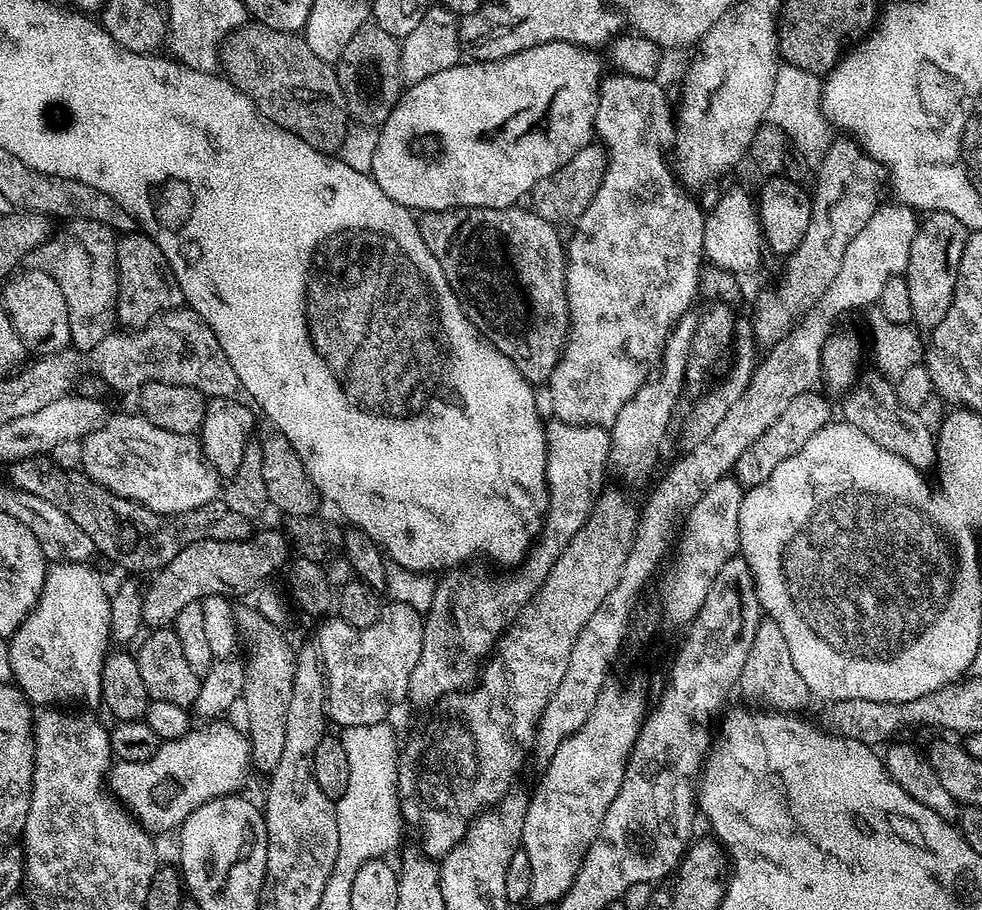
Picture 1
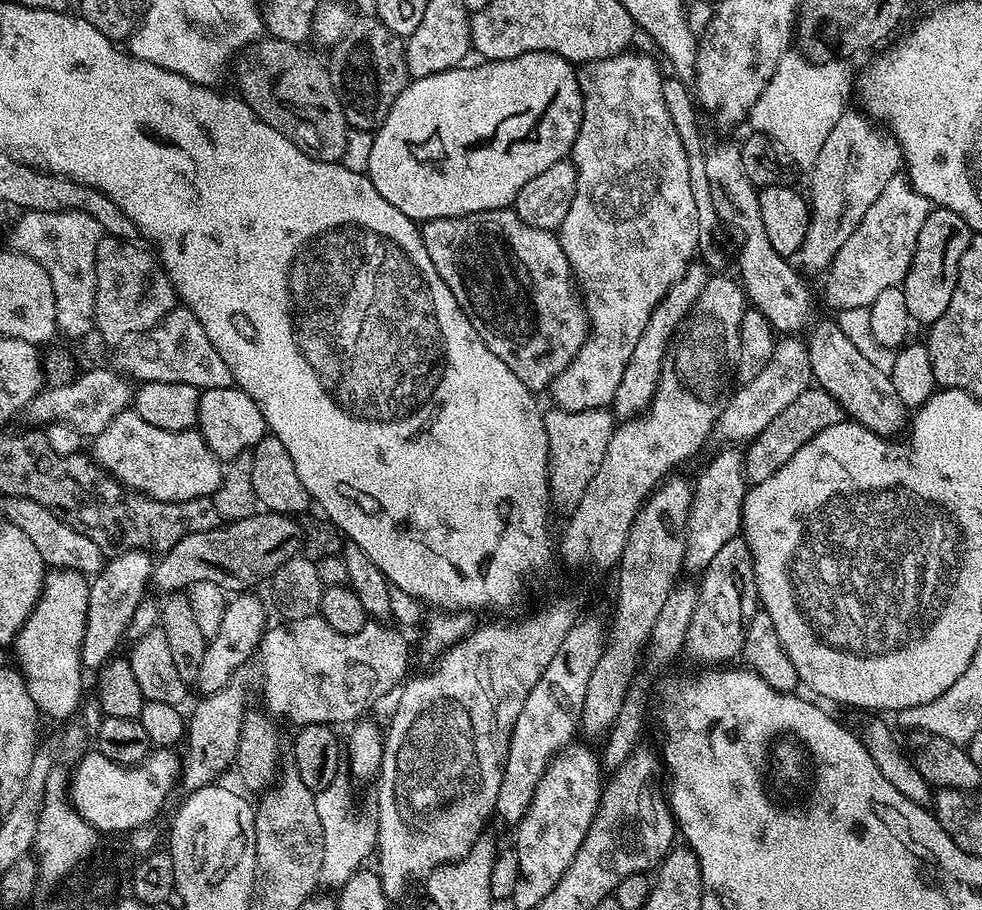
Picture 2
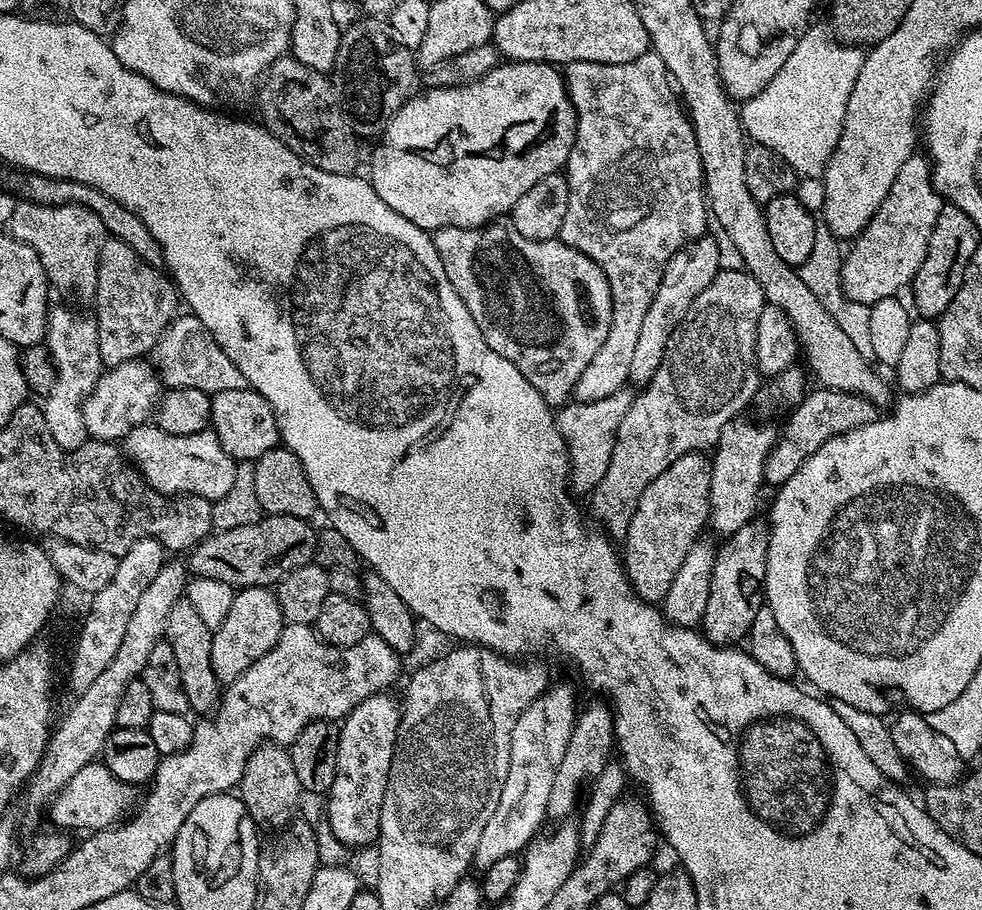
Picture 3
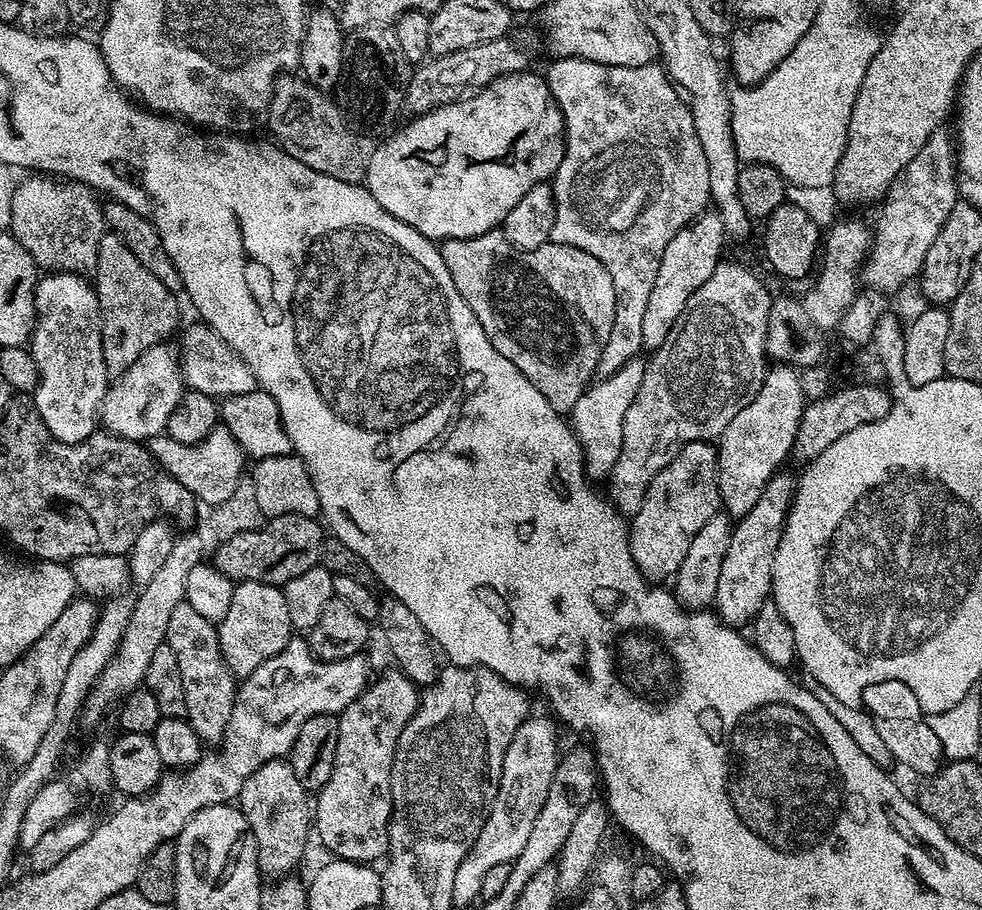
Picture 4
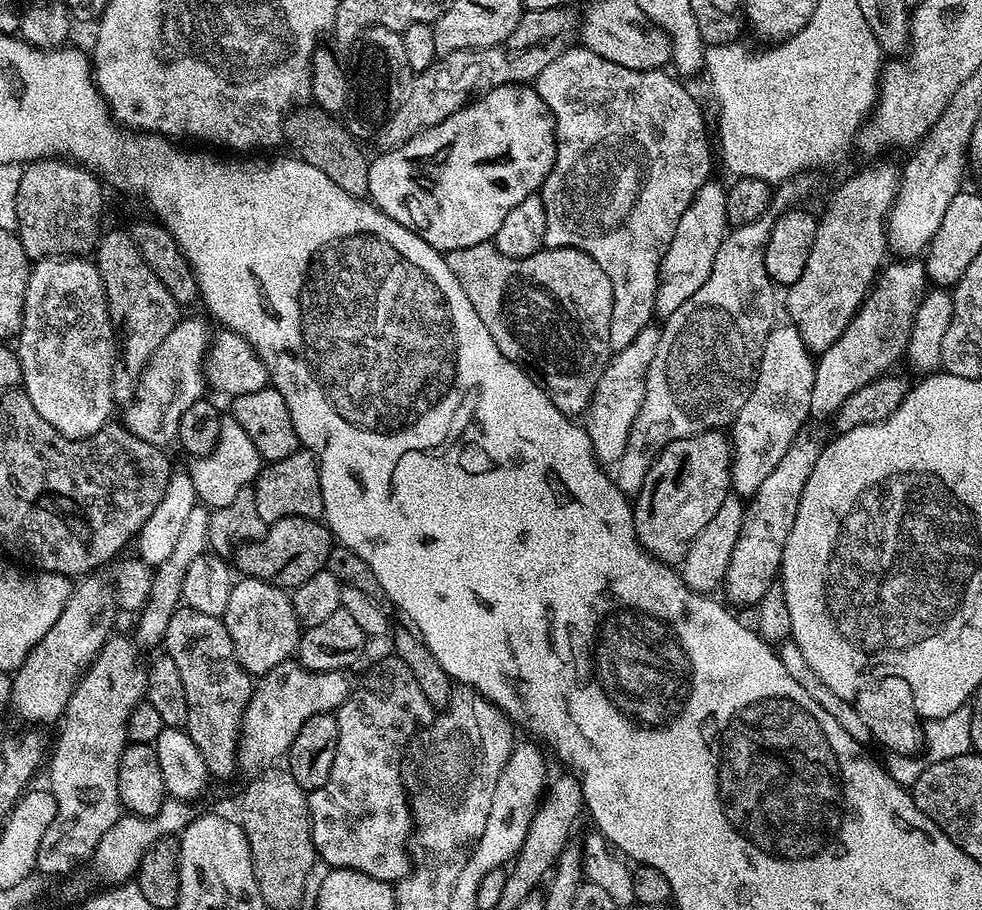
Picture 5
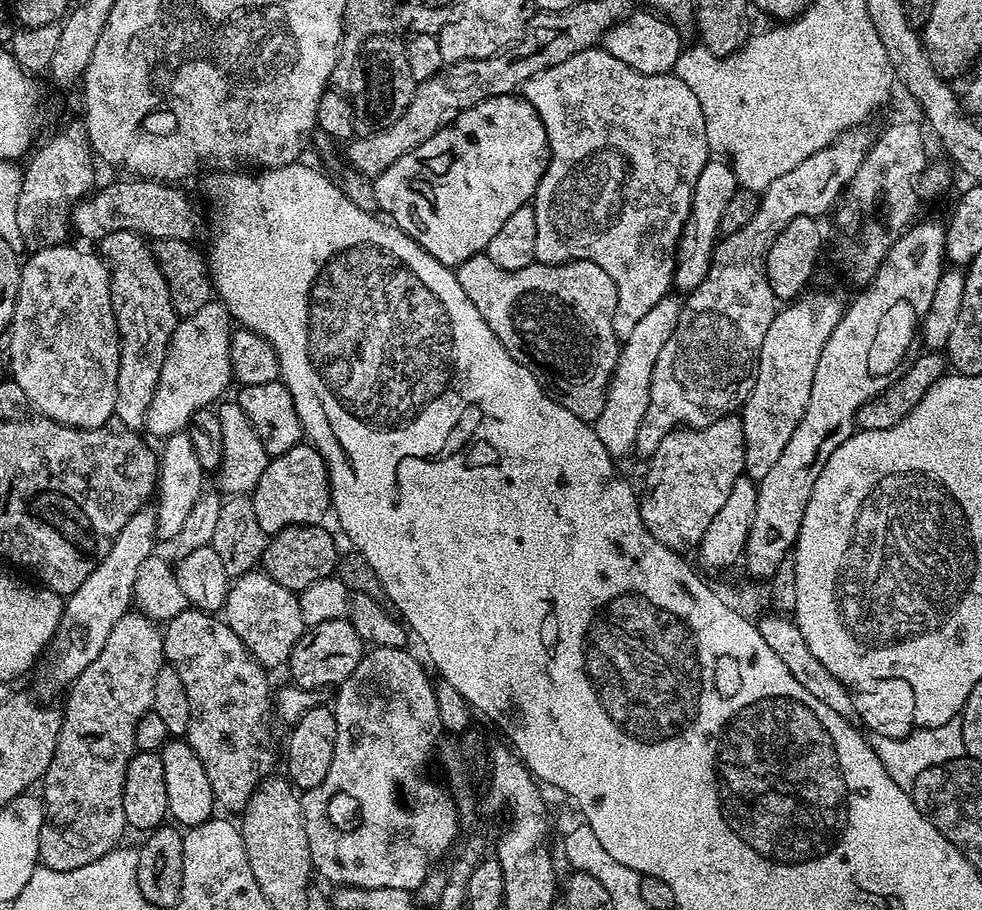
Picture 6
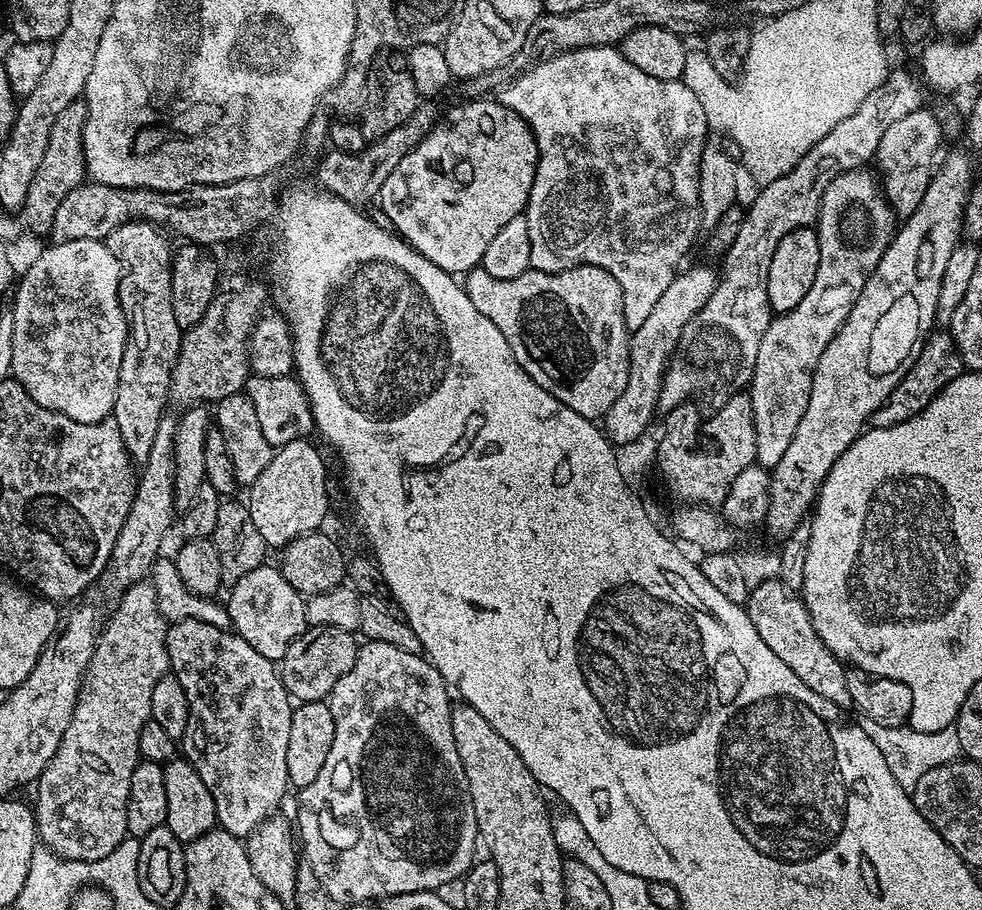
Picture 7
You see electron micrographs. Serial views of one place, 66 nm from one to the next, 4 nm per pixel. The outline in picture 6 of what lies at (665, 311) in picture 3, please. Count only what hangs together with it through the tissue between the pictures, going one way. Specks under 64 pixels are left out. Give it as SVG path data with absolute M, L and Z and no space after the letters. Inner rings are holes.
M709 158L706 166L702 166L702 174L698 174L698 182L694 182L690 214L680 235L680 247L676 249L676 270L672 273L672 282L677 289L681 288L681 293L693 292L706 278L712 265L712 252L720 236L722 213L726 211L726 205L730 198L734 198L737 190L736 175L731 163L724 158Z

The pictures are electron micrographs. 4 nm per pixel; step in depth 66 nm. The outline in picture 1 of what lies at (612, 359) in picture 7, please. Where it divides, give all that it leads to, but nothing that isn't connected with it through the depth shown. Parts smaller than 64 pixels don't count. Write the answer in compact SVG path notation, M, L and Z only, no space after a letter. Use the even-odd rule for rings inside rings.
M513 206L511 208L447 208L437 212L426 212L419 217L420 237L422 242L436 257L442 274L450 286L450 290L458 298L466 318L476 327L477 332L493 344L513 366L518 374L529 382L547 381L548 375L554 370L554 366L560 361L560 355L564 352L564 344L568 341L568 329L570 317L568 314L568 296L564 293L564 269L566 267L566 248L562 243L562 236L556 233L557 225L551 220L544 220L534 210L528 212L524 206Z

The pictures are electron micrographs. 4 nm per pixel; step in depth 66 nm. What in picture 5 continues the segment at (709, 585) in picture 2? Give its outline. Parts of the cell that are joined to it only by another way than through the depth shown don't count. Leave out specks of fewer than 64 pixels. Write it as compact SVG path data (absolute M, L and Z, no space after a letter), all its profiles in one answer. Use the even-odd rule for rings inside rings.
M797 436L790 450L782 454L782 462L774 466L774 471L747 501L742 528L738 532L722 585L722 592L734 603L759 605L766 590L777 583L786 538L790 538L790 526L794 526L794 518L798 518L798 502L802 502L802 490L806 490L806 482L810 482L810 474L814 470L814 462L818 462L821 447L821 441L816 441L812 436Z

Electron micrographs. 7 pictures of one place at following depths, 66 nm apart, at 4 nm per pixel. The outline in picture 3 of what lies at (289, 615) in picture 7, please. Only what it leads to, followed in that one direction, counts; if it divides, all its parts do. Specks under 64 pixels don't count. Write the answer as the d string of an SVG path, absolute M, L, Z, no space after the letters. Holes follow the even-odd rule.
M271 587L239 589L230 610L226 610L226 618L222 618L212 634L210 662L221 685L234 683L258 658L262 658L278 642L284 626L284 615Z

